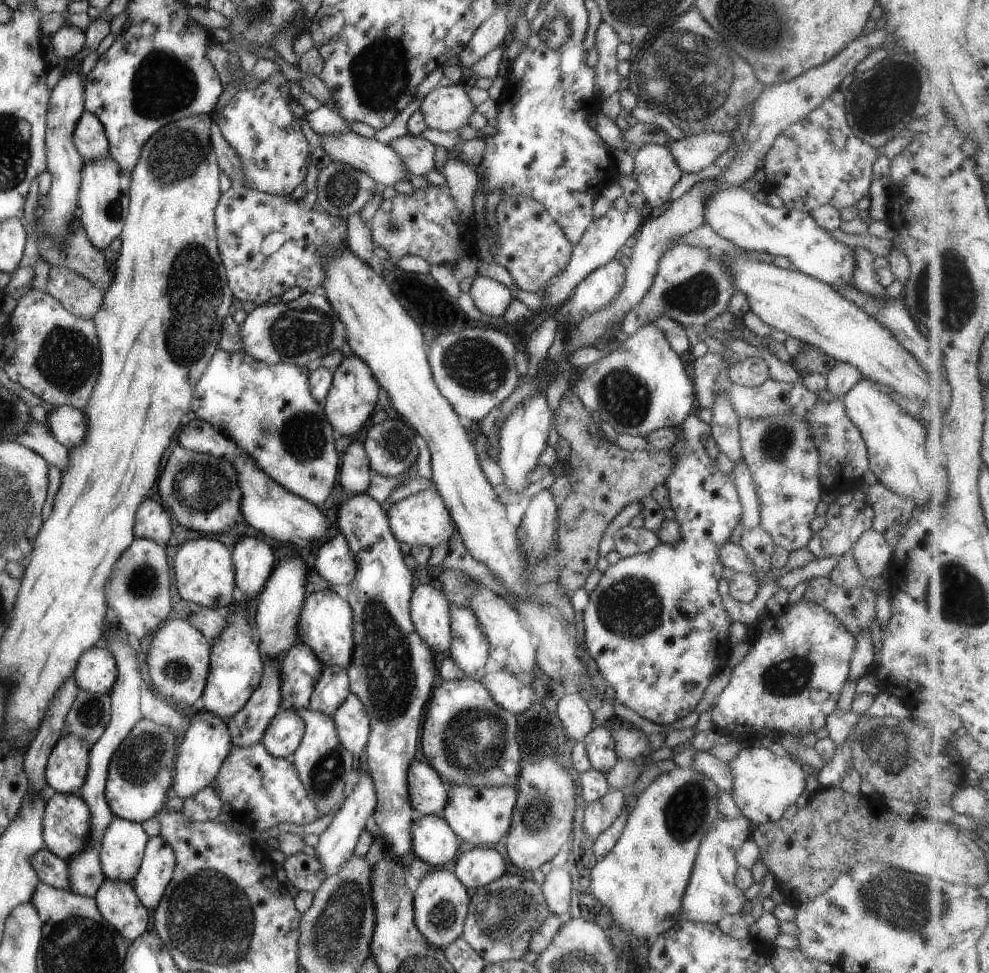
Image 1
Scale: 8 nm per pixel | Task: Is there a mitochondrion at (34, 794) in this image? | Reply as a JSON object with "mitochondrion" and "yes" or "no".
{"mitochondrion":"no"}

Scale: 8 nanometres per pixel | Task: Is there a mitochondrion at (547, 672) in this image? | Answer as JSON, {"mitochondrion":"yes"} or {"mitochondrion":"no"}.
{"mitochondrion":"no"}

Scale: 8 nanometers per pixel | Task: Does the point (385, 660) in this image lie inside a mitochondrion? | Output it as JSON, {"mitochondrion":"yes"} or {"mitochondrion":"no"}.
{"mitochondrion":"yes"}

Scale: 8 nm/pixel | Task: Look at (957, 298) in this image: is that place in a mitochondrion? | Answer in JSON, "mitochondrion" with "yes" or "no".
{"mitochondrion":"yes"}

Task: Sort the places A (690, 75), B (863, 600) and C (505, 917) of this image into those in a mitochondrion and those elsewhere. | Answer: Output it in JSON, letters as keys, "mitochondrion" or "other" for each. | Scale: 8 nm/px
{"A":"mitochondrion","B":"other","C":"mitochondrion"}

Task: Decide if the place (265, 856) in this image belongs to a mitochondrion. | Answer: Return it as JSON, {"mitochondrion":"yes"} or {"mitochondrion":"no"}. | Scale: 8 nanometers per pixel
{"mitochondrion":"no"}

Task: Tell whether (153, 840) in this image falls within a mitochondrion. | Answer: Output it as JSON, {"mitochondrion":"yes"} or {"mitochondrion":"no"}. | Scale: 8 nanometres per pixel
{"mitochondrion":"no"}

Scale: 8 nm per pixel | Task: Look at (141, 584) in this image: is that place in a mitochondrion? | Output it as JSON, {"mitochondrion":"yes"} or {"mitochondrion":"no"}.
{"mitochondrion":"yes"}

